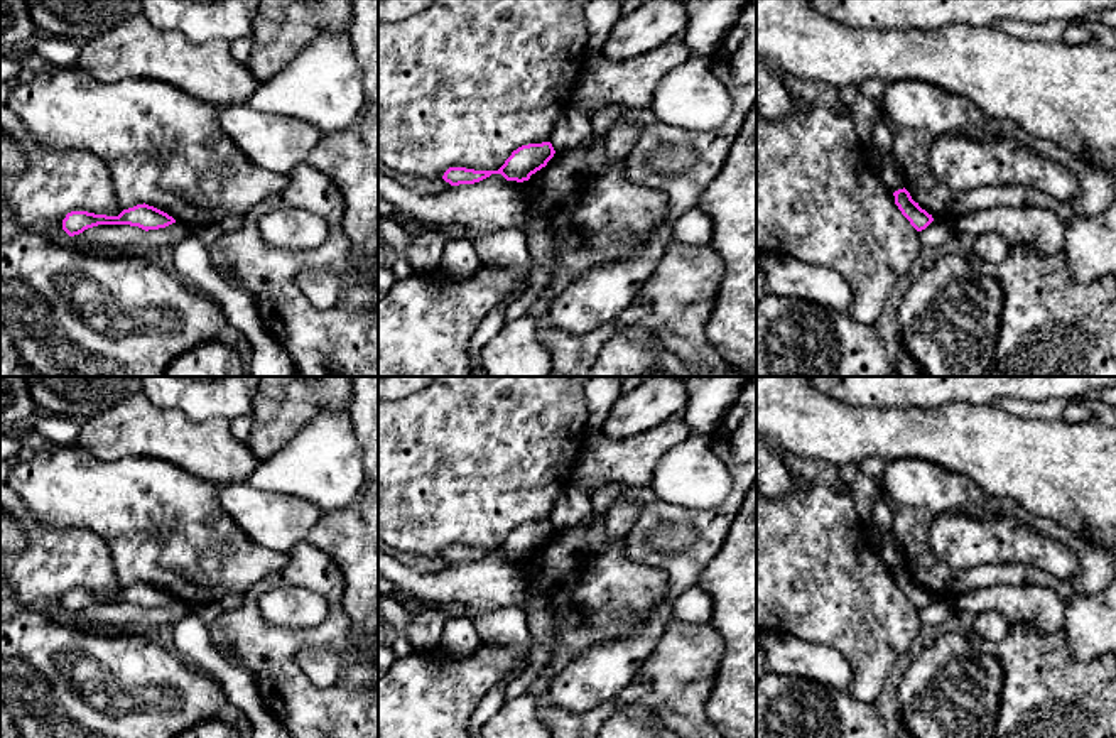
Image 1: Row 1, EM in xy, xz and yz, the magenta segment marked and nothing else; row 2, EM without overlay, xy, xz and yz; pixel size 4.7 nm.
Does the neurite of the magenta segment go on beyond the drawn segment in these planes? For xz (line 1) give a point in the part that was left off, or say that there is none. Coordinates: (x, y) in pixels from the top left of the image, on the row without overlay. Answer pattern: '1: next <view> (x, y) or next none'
1: next none

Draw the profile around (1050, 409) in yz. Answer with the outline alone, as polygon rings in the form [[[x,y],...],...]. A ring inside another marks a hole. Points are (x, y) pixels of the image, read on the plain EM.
[[[1000,399],[993,405],[1015,417],[1059,421],[1067,402],[1069,400],[1065,399],[1048,399],[1040,402]]]

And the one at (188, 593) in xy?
[[[57,444],[35,451],[27,461],[12,463],[7,485],[24,502],[27,518],[101,535],[120,588],[145,581],[199,608],[226,593],[245,594],[289,561],[285,552],[262,547],[238,529],[219,503],[218,485],[162,459],[103,461],[79,444]]]

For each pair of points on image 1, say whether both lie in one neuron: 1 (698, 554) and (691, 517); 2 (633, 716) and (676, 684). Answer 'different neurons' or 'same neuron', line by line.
1: same neuron
2: different neurons

